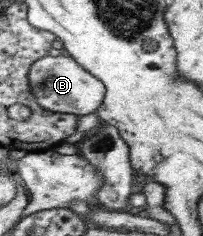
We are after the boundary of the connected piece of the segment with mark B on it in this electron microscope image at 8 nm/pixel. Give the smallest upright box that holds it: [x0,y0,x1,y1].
[29,56,106,116]

